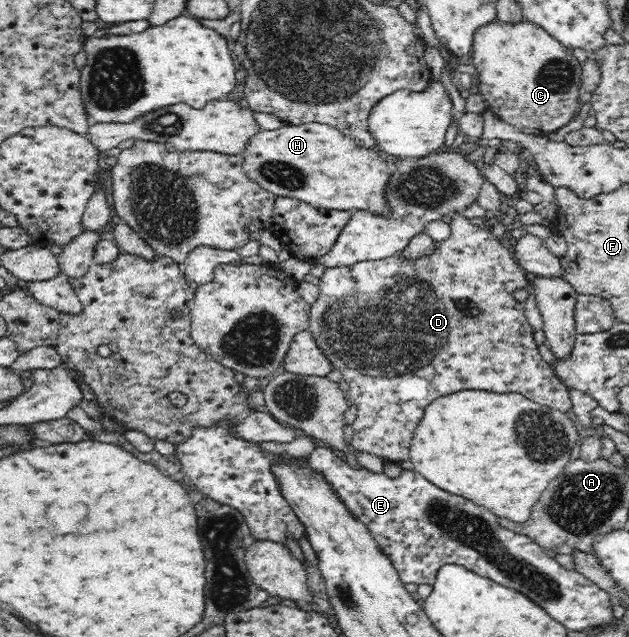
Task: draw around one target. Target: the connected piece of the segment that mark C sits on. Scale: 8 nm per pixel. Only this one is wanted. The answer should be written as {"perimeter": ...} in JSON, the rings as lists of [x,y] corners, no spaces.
{"perimeter":[[[525,19],[517,21],[517,23],[507,23],[505,21],[491,21],[487,25],[482,25],[475,30],[472,41],[472,51],[466,61],[472,63],[477,68],[477,89],[483,100],[488,105],[487,109],[491,110],[495,116],[509,123],[513,128],[526,134],[535,134],[543,136],[549,132],[555,132],[559,128],[567,126],[572,121],[572,116],[577,111],[577,97],[580,95],[579,87],[581,87],[581,65],[582,63],[575,58],[573,52],[565,47],[561,42],[557,41],[552,35],[549,35],[540,25],[526,21]]]}

